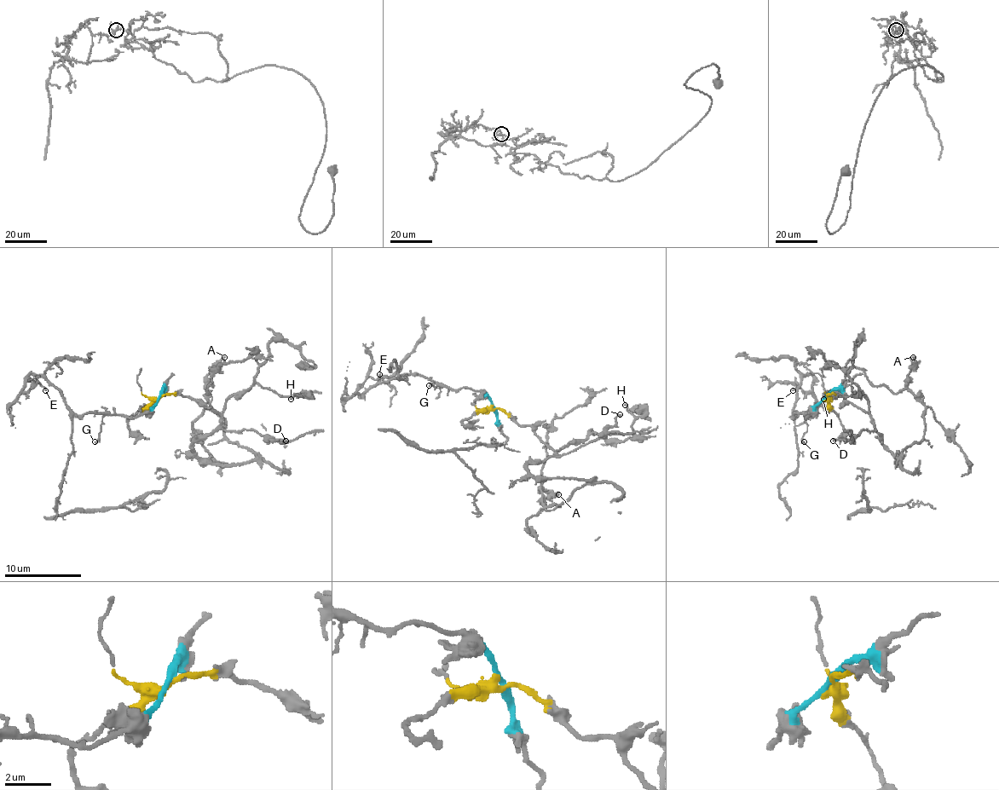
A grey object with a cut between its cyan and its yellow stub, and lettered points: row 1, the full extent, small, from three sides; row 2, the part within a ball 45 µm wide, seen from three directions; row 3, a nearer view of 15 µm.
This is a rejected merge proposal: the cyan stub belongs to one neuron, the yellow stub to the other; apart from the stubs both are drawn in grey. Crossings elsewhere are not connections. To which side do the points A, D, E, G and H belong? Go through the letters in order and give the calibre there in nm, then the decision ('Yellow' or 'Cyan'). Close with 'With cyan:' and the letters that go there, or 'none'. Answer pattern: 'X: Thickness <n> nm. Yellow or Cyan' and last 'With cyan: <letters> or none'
A: Thickness 160 nm. Yellow
D: Thickness 220 nm. Yellow
E: Thickness 90 nm. Cyan
G: Thickness 160 nm. Cyan
H: Thickness 160 nm. Yellow
With cyan: E, G

